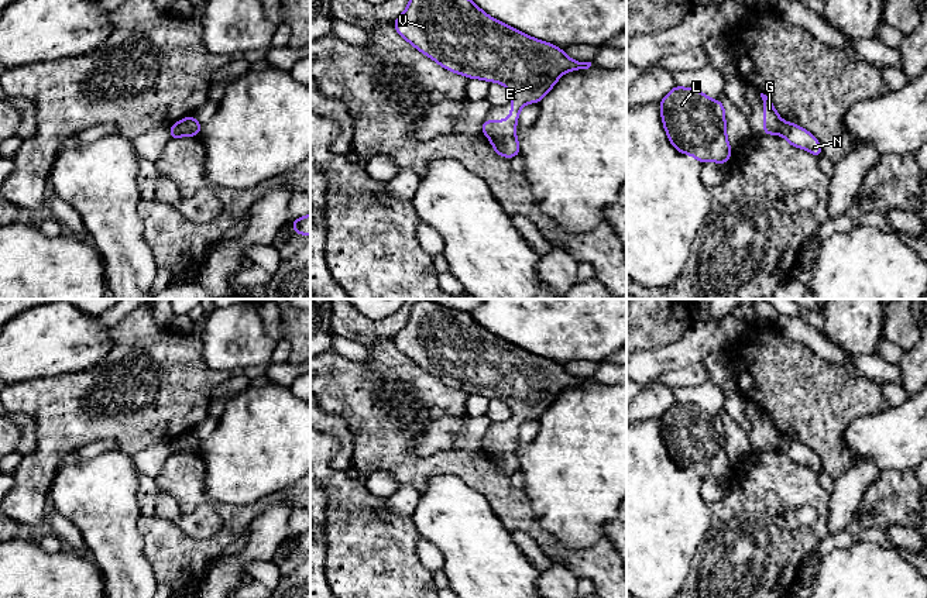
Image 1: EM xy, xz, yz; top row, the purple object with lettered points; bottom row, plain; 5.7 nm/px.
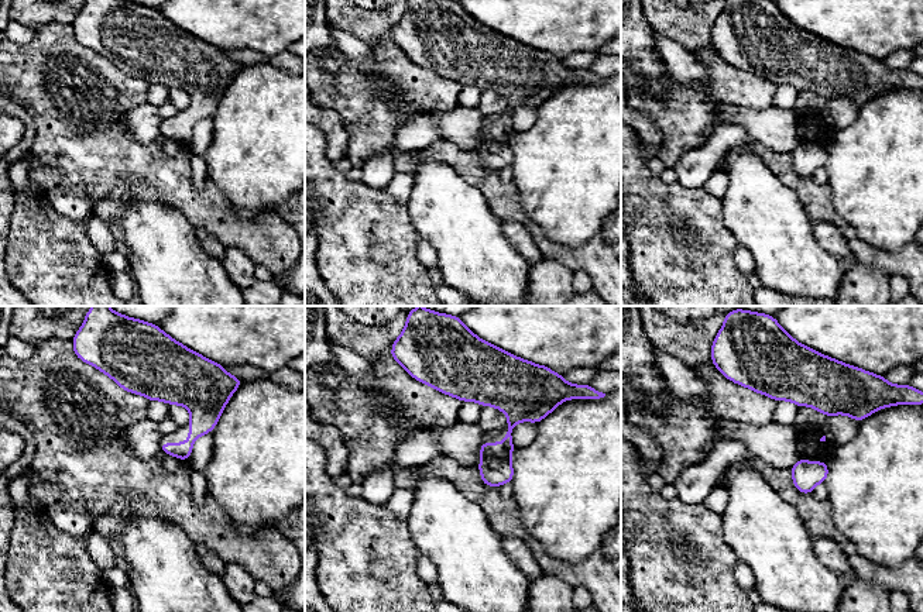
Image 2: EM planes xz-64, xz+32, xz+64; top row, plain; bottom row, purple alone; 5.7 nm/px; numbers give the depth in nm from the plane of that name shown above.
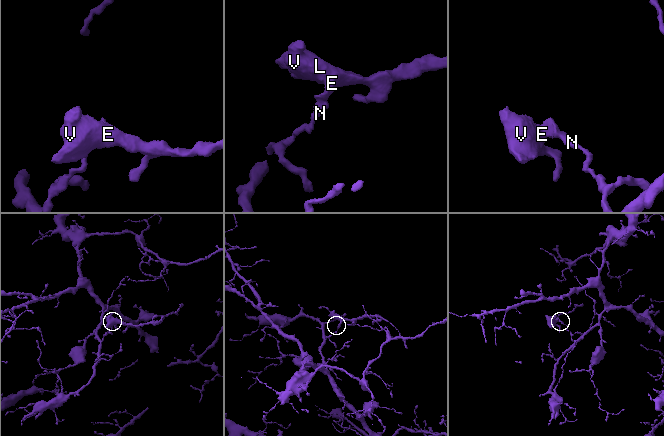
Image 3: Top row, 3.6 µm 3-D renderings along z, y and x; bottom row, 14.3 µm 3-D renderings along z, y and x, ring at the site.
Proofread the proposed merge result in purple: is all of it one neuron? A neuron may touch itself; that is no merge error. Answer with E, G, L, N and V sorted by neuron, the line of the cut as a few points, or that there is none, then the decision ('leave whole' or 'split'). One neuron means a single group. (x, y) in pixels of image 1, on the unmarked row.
E G L V / N; cut in xz along (514, 450), (490, 456); split

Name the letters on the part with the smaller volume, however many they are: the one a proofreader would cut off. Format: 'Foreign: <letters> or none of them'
Foreign: E, G, L, V

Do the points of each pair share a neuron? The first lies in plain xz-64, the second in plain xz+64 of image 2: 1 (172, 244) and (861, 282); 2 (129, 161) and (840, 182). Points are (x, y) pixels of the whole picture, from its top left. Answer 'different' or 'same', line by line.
1: different
2: different

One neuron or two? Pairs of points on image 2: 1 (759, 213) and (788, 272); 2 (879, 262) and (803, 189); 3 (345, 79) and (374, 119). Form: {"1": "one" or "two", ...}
{"1": "one", "2": "one", "3": "one"}

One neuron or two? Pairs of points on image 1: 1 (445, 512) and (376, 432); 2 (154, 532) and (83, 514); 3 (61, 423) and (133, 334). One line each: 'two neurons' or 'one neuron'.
1: two neurons
2: two neurons
3: one neuron

